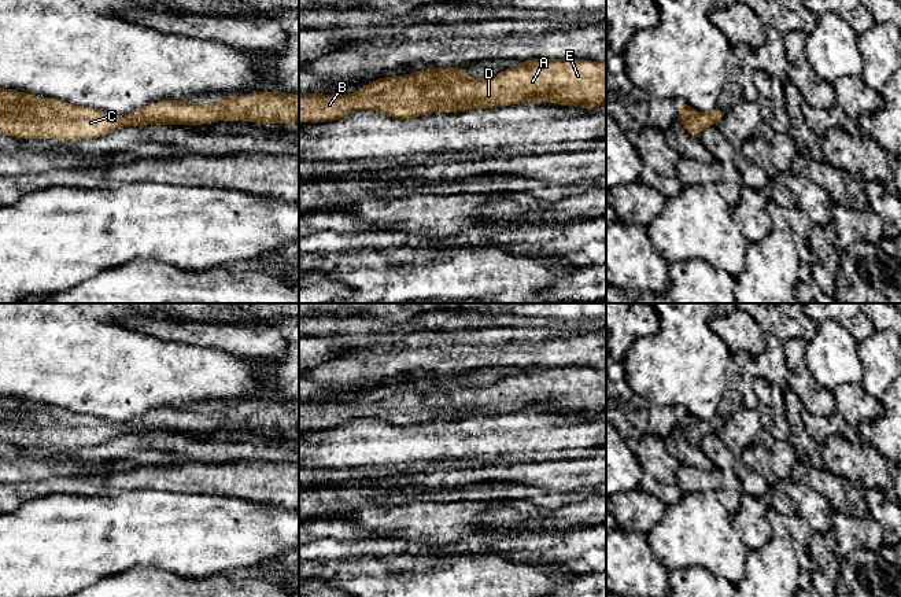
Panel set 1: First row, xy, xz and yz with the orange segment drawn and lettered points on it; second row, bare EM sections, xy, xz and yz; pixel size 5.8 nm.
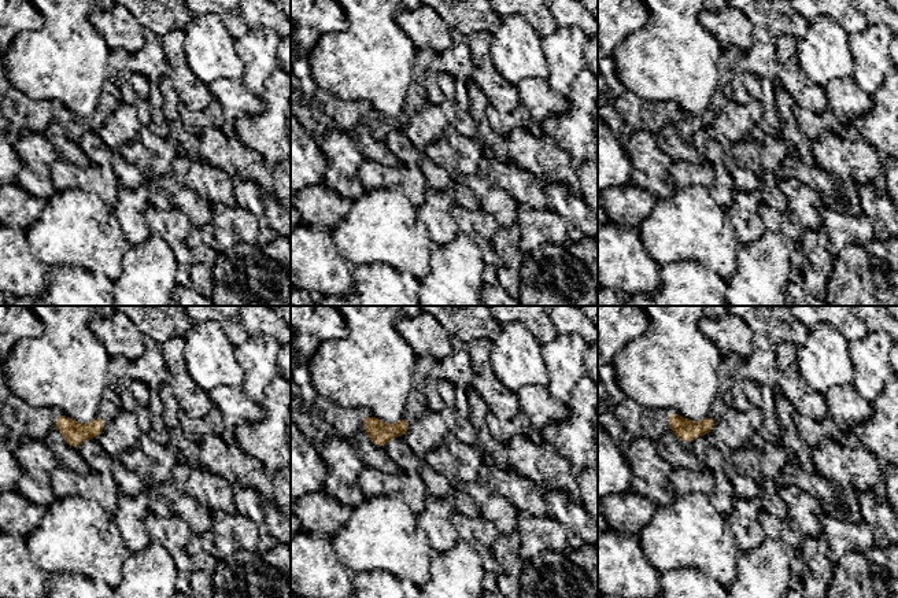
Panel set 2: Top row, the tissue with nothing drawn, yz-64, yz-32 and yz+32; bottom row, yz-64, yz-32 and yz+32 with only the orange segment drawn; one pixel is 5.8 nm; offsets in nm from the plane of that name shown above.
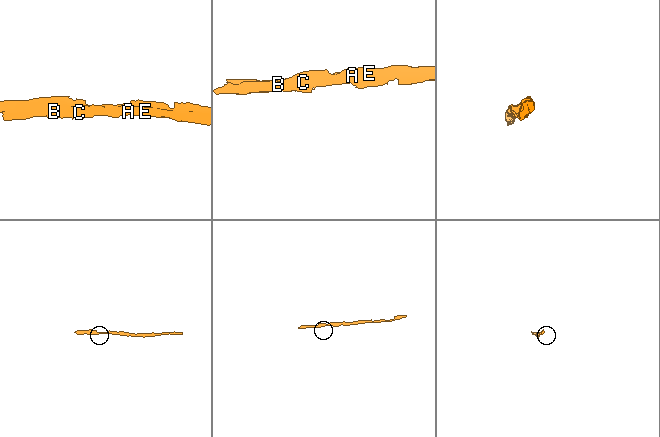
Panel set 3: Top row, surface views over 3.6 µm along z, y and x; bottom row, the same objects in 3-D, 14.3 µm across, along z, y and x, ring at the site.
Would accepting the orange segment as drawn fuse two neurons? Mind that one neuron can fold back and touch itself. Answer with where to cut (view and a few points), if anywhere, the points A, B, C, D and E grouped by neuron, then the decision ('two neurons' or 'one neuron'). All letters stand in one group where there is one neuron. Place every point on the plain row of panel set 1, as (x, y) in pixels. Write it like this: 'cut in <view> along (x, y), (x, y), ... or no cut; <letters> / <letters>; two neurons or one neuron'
no cut; A B C D E; one neuron

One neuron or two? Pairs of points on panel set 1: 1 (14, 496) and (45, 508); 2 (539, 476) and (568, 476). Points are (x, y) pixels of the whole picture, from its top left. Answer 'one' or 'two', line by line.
1: two
2: one

